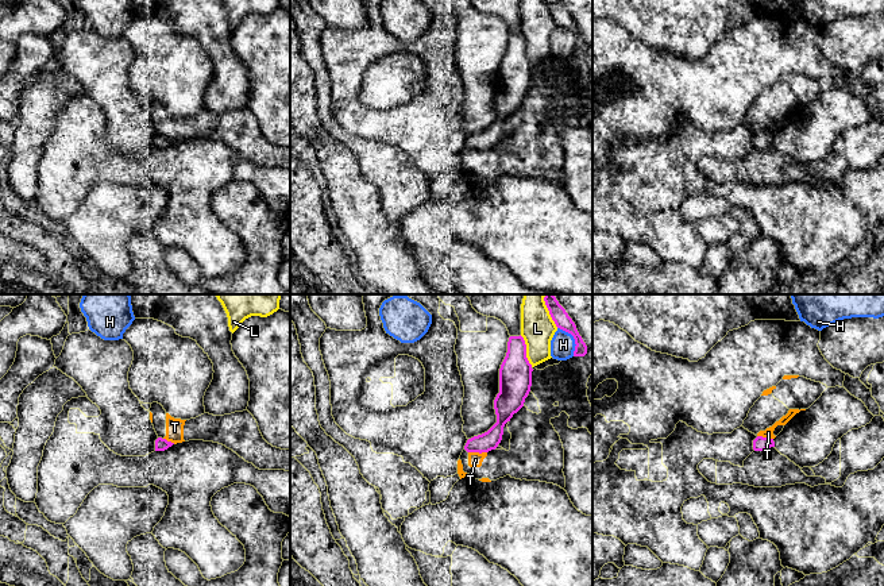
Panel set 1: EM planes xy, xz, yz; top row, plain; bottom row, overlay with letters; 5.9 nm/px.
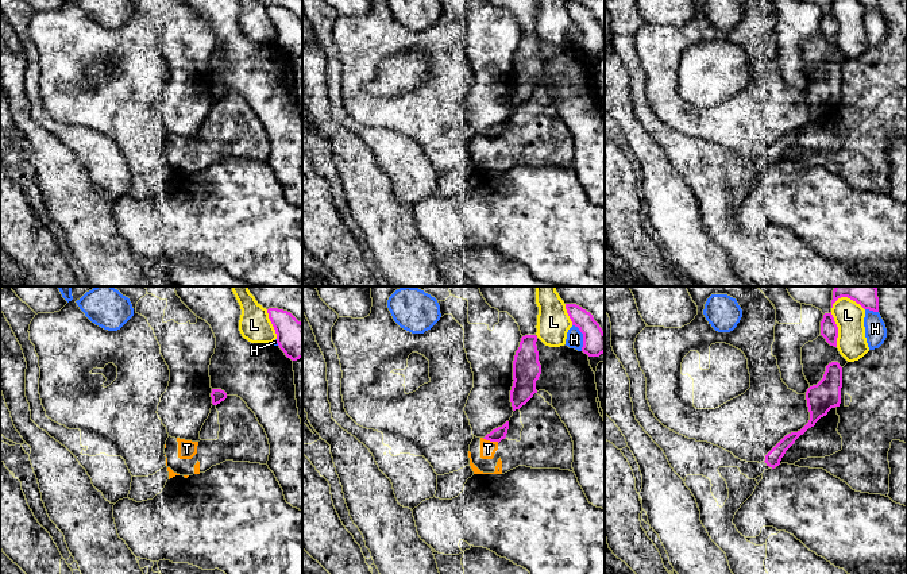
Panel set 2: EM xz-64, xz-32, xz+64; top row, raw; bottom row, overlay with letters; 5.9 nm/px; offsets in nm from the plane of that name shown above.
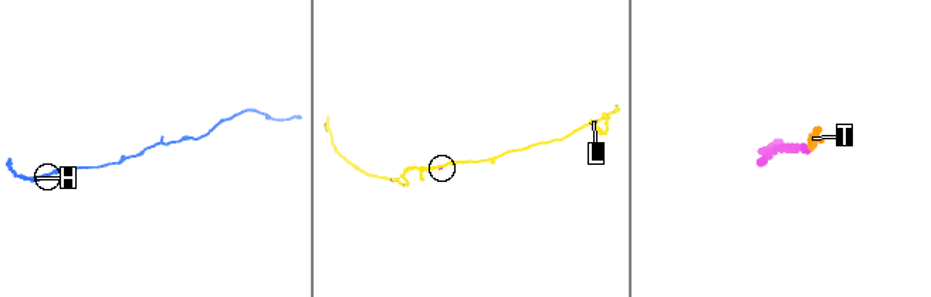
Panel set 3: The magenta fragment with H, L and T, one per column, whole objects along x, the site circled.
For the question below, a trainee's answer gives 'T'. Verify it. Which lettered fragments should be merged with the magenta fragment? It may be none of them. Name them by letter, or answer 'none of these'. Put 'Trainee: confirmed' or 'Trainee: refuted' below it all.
none of these
Trainee: refuted

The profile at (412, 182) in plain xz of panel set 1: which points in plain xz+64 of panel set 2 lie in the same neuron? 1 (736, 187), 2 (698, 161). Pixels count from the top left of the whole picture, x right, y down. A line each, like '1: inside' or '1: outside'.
1: outside
2: inside

